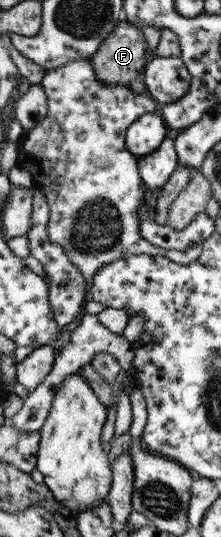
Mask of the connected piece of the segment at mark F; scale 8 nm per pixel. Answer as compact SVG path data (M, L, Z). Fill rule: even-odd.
M118 21L98 51L91 57L96 79L101 83L109 83L109 85L130 86L148 62L145 56L148 46L149 43L140 27L128 21Z

